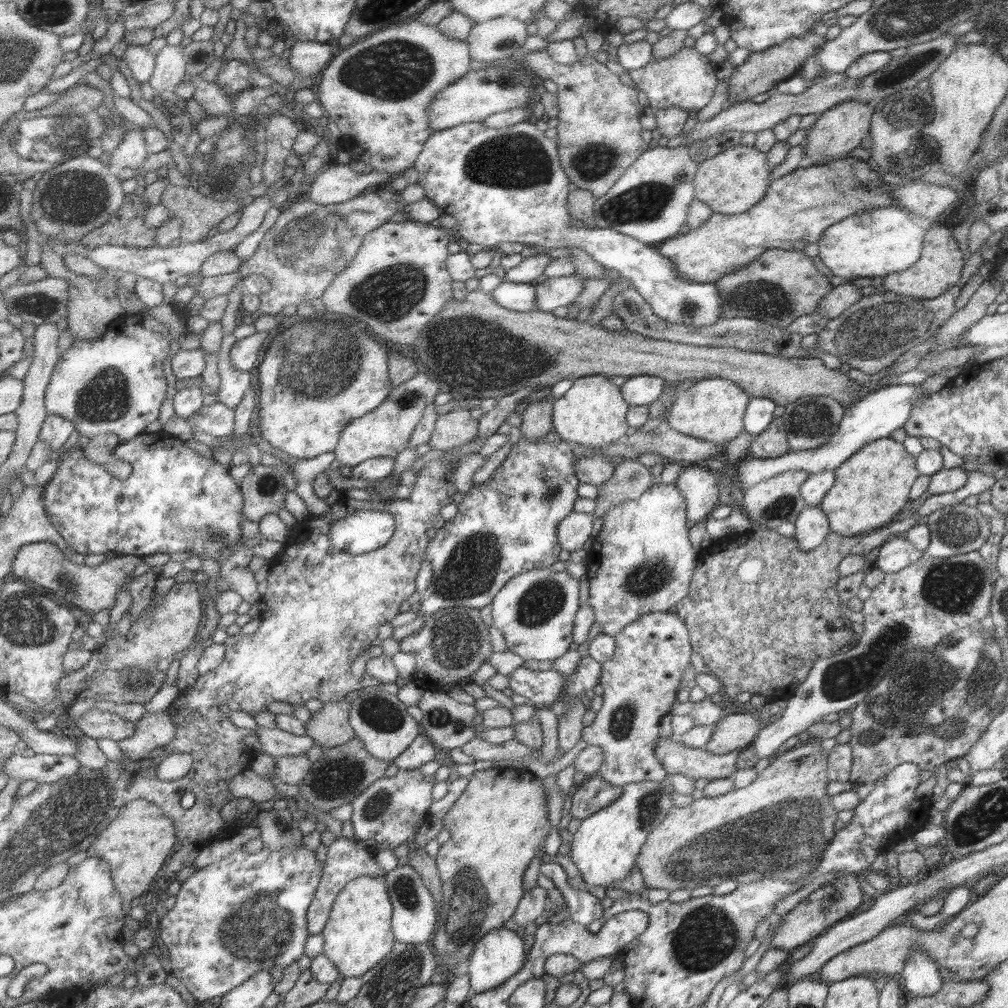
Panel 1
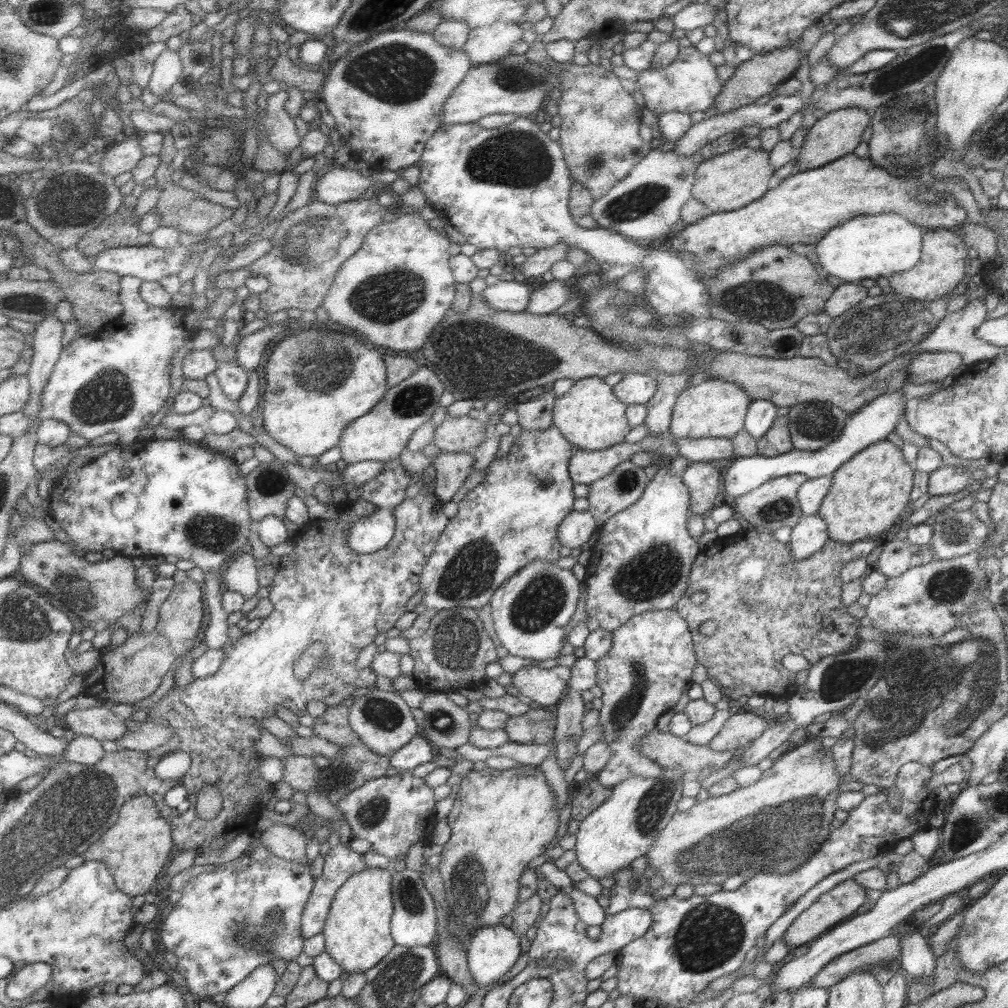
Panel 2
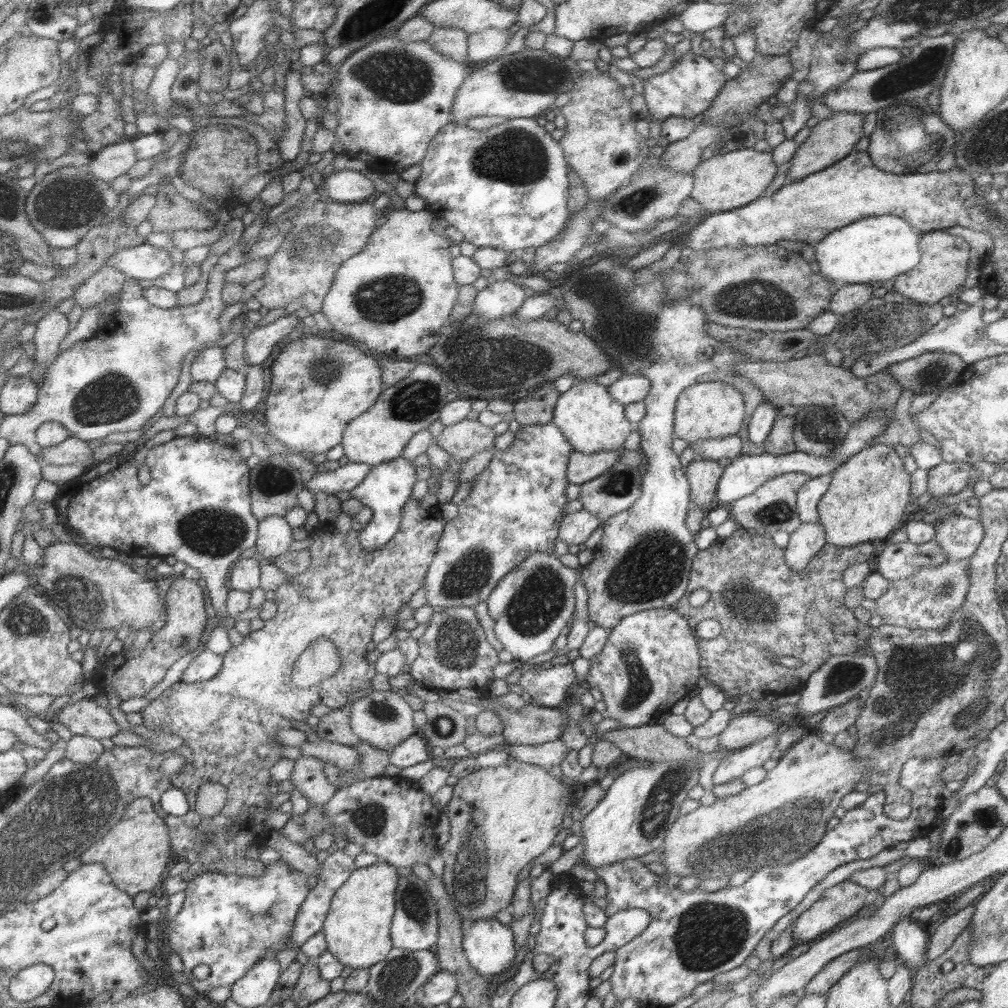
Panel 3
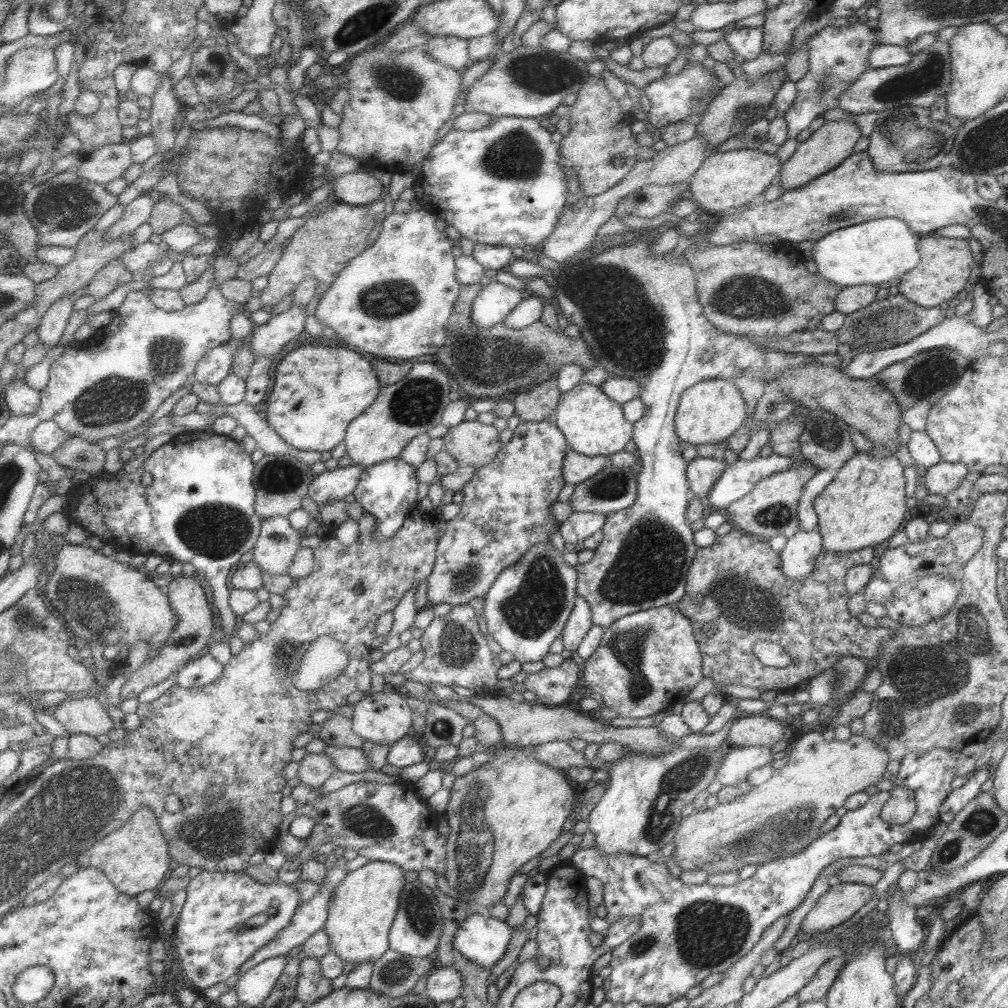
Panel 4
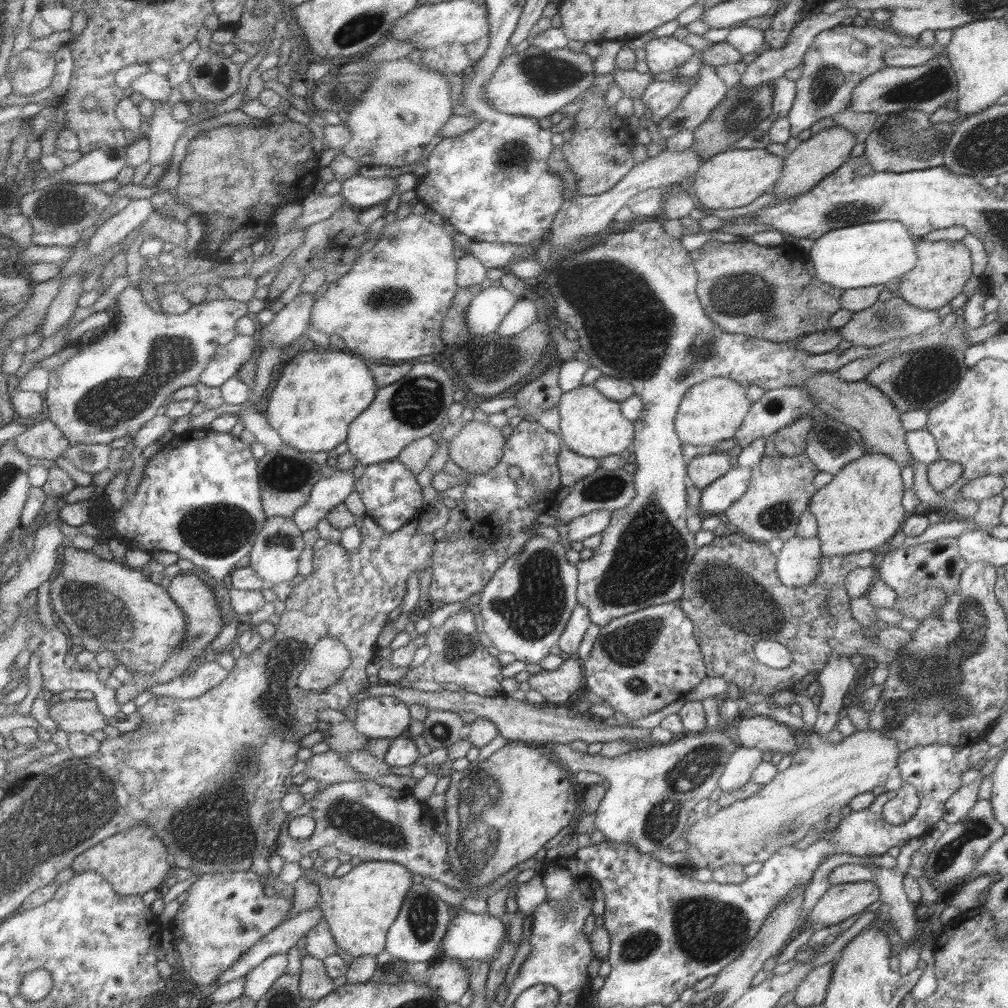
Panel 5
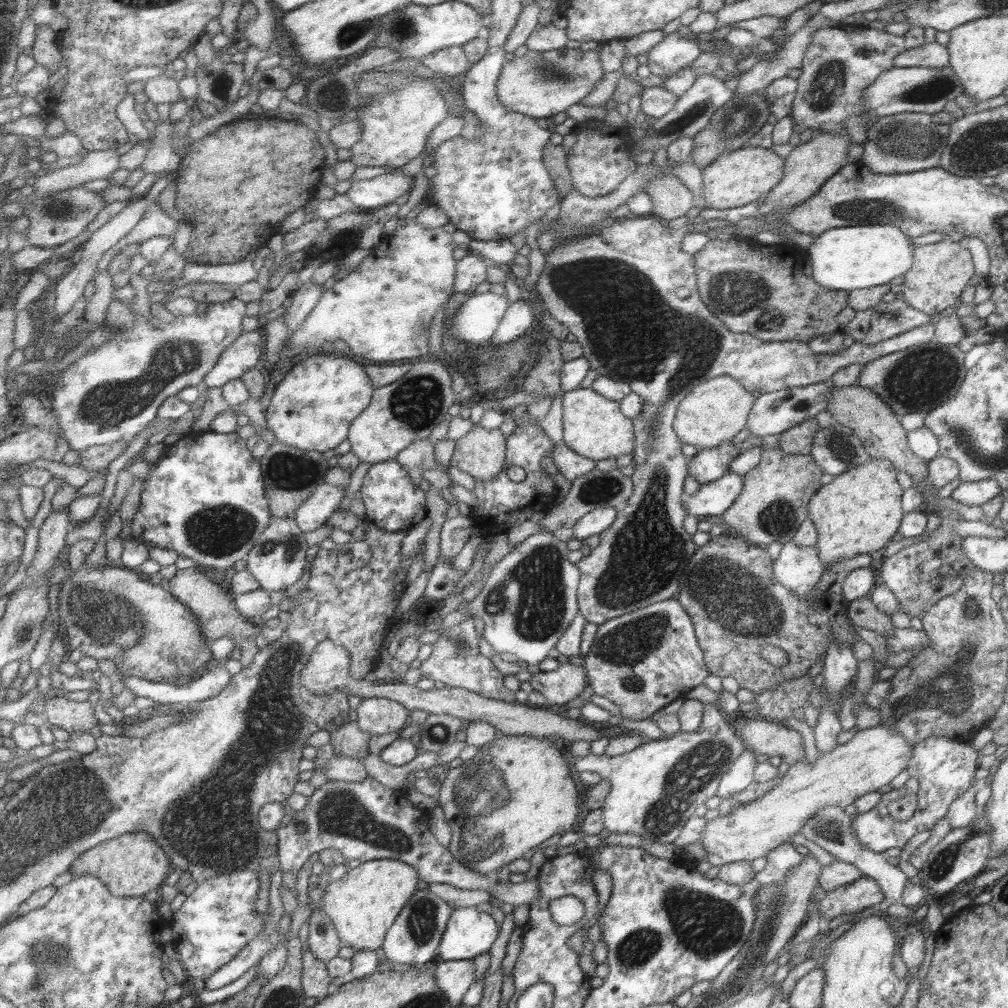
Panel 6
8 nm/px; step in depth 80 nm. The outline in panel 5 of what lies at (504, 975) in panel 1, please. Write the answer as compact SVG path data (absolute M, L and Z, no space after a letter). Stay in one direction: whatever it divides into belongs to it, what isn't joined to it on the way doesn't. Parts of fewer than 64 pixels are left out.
M461 907L450 918L441 950L444 956L456 960L490 959L503 937L504 926L499 918L487 912L467 912Z

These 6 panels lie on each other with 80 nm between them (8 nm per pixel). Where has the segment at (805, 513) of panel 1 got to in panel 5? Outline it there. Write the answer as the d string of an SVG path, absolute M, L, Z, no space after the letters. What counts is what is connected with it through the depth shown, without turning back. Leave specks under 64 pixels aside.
M816 536L789 538L776 555L779 582L785 586L811 584L819 572L820 557L820 540Z

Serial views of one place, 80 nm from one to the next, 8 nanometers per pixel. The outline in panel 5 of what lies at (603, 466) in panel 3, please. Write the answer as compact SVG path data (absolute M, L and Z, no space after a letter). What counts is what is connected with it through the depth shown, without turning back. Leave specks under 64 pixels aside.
M561 444L556 456L556 465L560 472L560 483L562 486L570 487L580 478L593 472L593 469L598 467L597 461L598 459L575 454L564 444Z

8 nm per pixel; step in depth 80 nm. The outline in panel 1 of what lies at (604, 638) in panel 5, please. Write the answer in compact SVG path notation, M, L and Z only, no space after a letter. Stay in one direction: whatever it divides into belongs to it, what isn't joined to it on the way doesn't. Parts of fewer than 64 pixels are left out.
M671 610L671 611L659 611L650 612L641 616L638 616L633 622L626 624L617 634L614 636L614 651L613 654L604 660L601 665L600 677L598 684L603 689L602 693L602 705L600 709L596 712L595 719L591 725L585 726L581 730L581 738L579 741L586 743L585 746L597 746L601 748L601 767L596 773L601 779L605 780L609 785L623 787L625 784L634 782L645 782L645 781L655 781L659 782L665 780L667 774L665 770L661 767L661 764L653 757L653 748L655 748L655 742L659 738L658 727L662 716L670 712L672 704L676 702L677 686L683 678L683 672L687 670L689 666L689 656L691 656L692 646L690 645L690 638L687 627L684 622Z

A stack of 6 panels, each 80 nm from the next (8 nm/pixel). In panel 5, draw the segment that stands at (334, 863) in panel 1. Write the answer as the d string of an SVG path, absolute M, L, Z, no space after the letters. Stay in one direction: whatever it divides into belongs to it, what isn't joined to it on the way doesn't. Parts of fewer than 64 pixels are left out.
M318 903L310 909L297 913L295 917L283 920L281 924L272 928L267 935L263 935L249 950L243 952L241 958L228 971L222 972L216 982L227 984L231 980L240 979L255 968L262 960L277 953L286 954L300 936L312 929L321 918L322 912Z

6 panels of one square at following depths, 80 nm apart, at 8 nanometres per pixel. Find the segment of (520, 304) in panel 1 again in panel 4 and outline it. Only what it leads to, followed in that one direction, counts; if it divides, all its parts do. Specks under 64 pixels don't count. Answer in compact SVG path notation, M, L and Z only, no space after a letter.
M491 280L479 290L471 306L470 323L477 329L491 329L504 321L509 312L525 298L526 291L513 290Z

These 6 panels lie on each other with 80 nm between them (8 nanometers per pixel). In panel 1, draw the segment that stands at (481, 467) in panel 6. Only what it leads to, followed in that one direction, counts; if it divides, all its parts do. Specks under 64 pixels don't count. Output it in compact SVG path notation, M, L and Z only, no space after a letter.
M453 407L446 414L438 416L427 443L433 449L450 452L471 442L478 433L478 419L469 415L469 409Z

